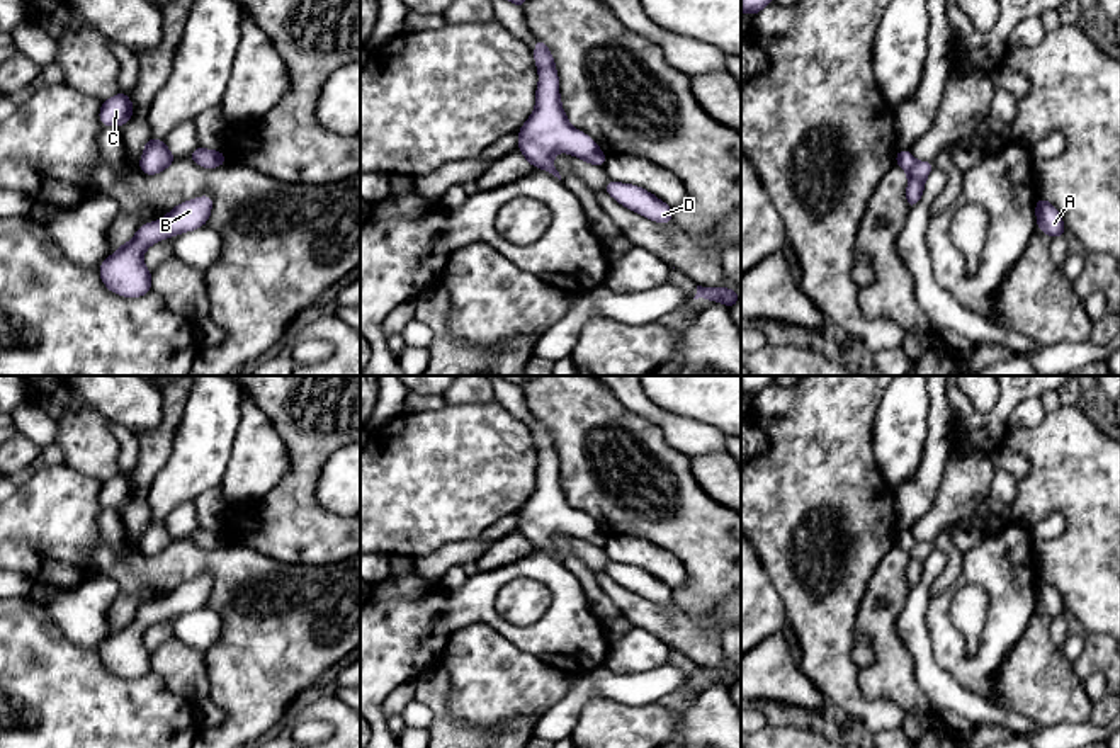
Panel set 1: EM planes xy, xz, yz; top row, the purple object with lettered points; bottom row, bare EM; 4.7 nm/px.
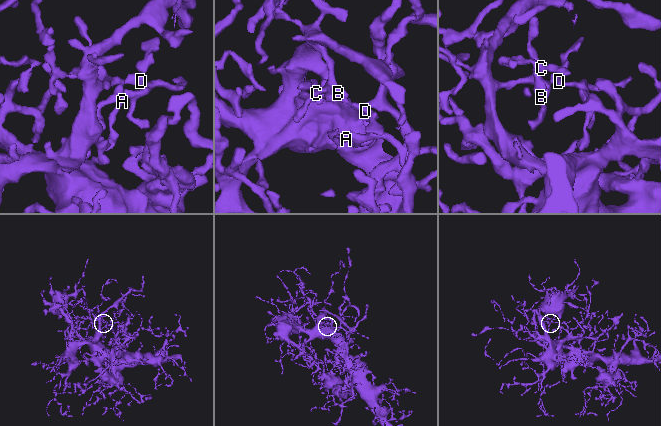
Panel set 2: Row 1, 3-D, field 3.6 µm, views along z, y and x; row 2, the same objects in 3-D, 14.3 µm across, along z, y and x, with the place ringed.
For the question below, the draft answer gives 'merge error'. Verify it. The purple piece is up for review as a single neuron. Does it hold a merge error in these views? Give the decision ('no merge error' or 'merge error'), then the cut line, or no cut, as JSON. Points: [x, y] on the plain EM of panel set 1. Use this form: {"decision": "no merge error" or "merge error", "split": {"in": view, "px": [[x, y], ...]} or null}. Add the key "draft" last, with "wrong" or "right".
{"decision": "no merge error", "split": null, "draft": "wrong"}

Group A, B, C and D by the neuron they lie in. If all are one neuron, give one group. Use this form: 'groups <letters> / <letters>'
groups A B C D

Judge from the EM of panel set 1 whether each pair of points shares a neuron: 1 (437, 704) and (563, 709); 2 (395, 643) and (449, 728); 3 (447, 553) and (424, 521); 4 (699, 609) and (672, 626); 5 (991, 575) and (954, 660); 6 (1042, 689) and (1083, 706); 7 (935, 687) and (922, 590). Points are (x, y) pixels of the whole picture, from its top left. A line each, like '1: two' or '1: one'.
1: two
2: two
3: two
4: two
5: one
6: one
7: one

